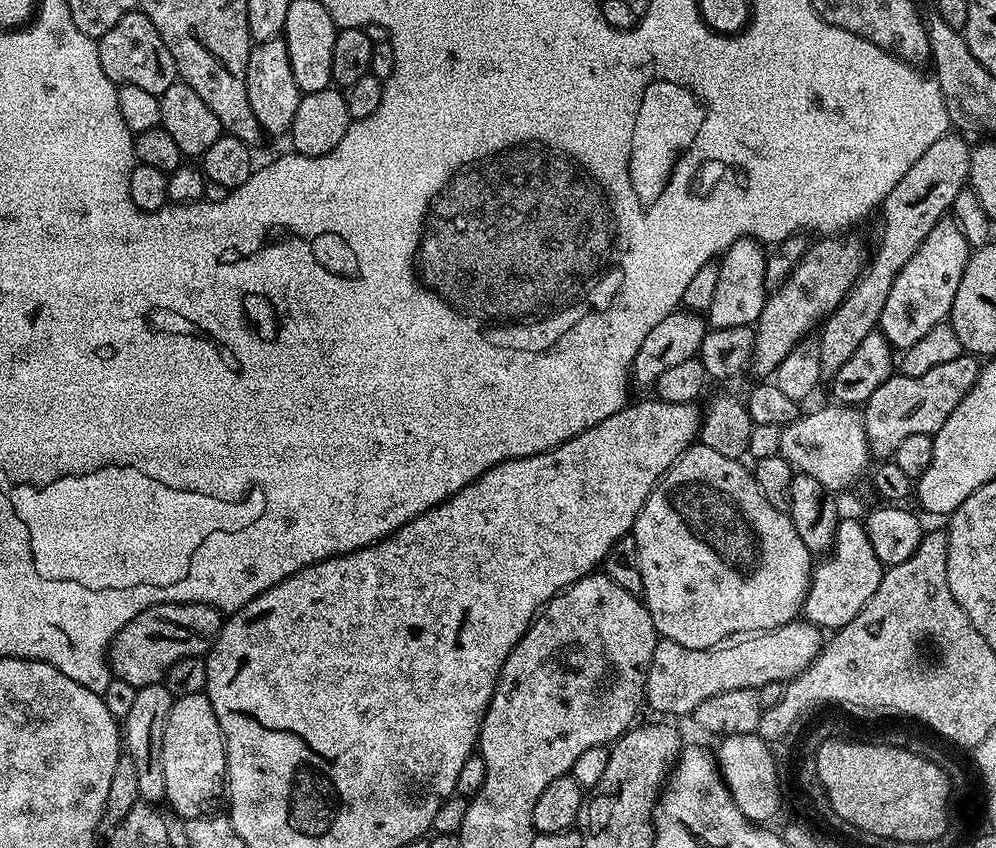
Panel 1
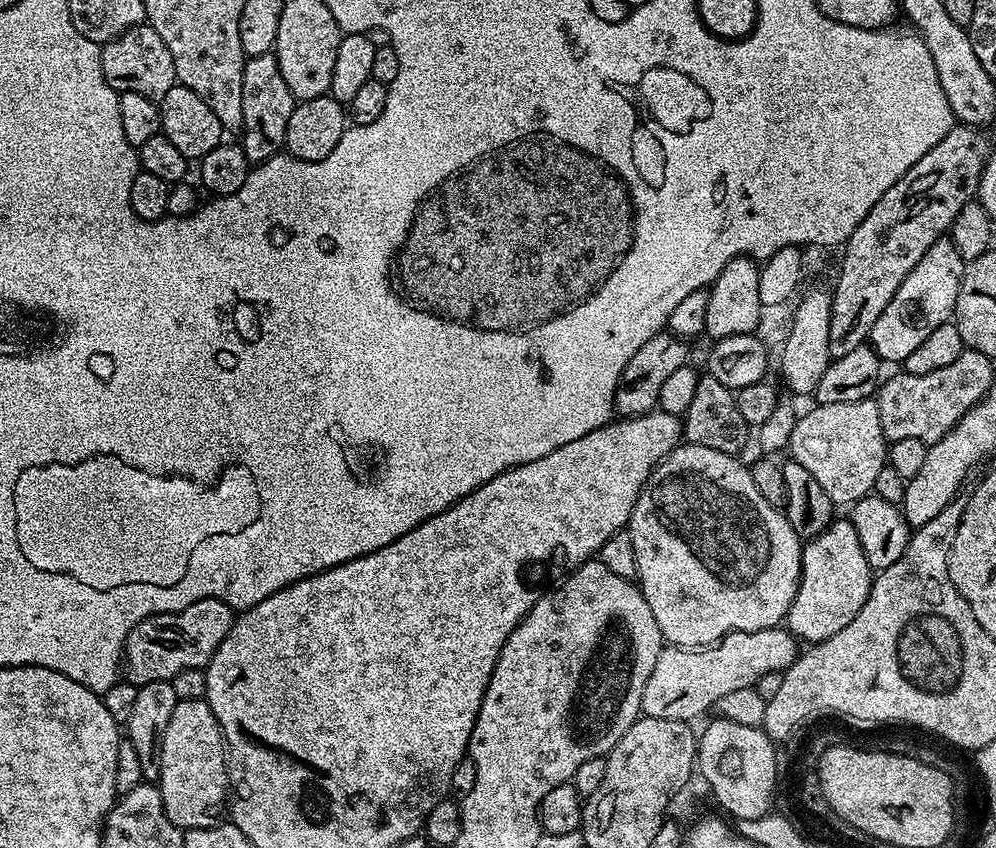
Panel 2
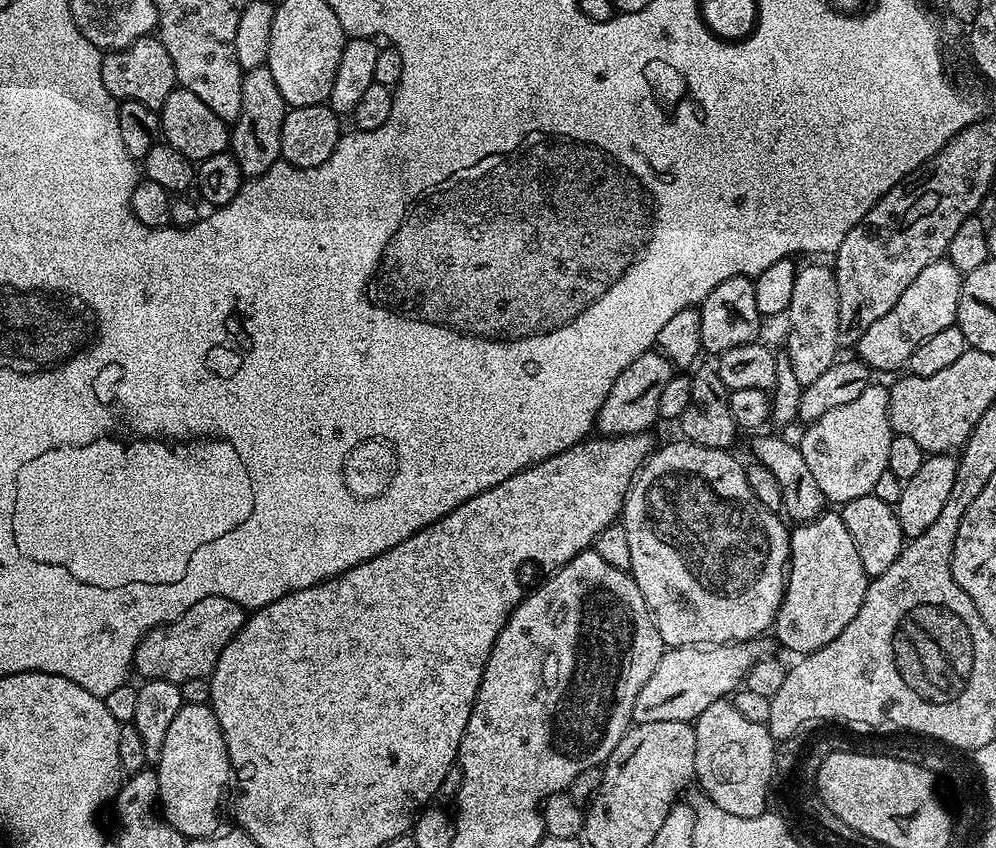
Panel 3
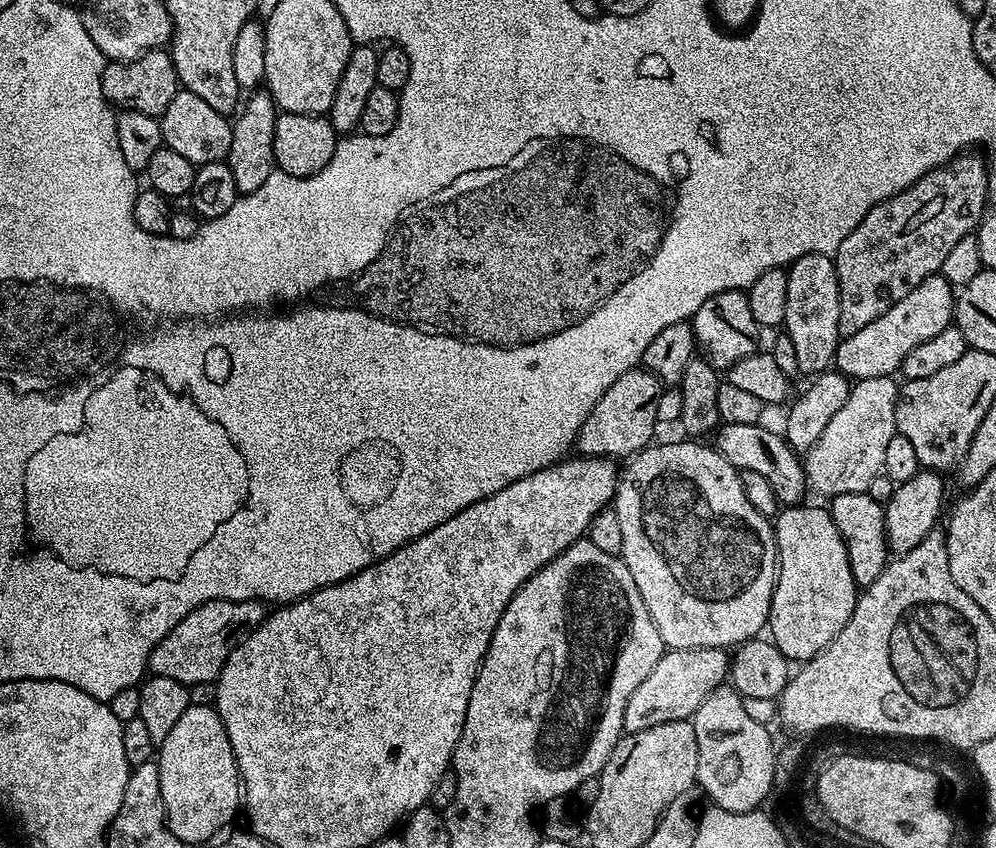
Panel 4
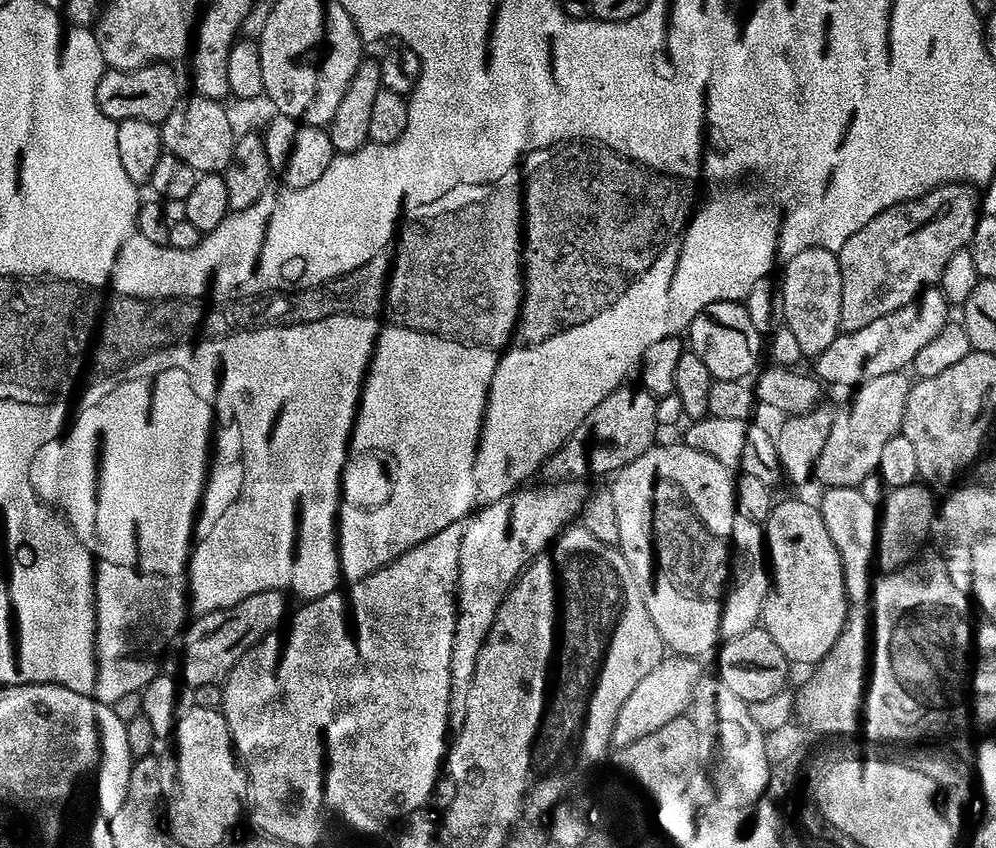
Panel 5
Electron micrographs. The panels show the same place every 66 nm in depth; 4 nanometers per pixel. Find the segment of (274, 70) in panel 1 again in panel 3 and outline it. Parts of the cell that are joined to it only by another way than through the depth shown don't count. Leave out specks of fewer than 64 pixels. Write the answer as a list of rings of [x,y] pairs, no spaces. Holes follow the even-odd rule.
[[[266,66],[244,72],[242,110],[230,128],[230,151],[246,178],[266,174],[266,170],[270,170],[270,166],[281,159],[282,122],[288,109],[289,105],[285,104],[282,93]]]

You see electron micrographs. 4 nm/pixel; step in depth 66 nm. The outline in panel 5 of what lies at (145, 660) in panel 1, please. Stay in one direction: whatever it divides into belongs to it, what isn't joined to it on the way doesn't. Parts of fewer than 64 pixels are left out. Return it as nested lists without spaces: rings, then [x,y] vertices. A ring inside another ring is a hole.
[[[262,590],[262,594],[250,594],[229,608],[219,608],[195,617],[179,633],[180,672],[178,676],[185,685],[197,688],[203,684],[220,684],[230,669],[266,634],[276,631],[289,615],[289,597],[278,590]]]

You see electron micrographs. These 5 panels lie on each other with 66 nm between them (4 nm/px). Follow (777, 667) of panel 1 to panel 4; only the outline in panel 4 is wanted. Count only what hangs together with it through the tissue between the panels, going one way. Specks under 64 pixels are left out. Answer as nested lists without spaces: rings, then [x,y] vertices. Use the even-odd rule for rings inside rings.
[[[674,648],[665,651],[658,666],[650,670],[650,675],[639,684],[638,690],[630,694],[630,702],[626,702],[625,733],[650,730],[650,726],[658,726],[662,722],[691,718],[704,699],[725,683],[729,672],[730,656],[723,648]]]

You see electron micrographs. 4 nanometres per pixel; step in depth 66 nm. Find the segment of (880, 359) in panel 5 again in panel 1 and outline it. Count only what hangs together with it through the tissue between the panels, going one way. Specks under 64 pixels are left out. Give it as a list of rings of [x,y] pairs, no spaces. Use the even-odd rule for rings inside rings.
[[[951,218],[939,220],[926,234],[922,246],[914,250],[910,262],[898,270],[890,294],[886,294],[886,306],[882,306],[878,330],[892,344],[893,349],[903,350],[914,346],[934,326],[945,323],[952,315],[954,294],[958,294],[958,282],[966,270],[970,249],[962,230]]]

